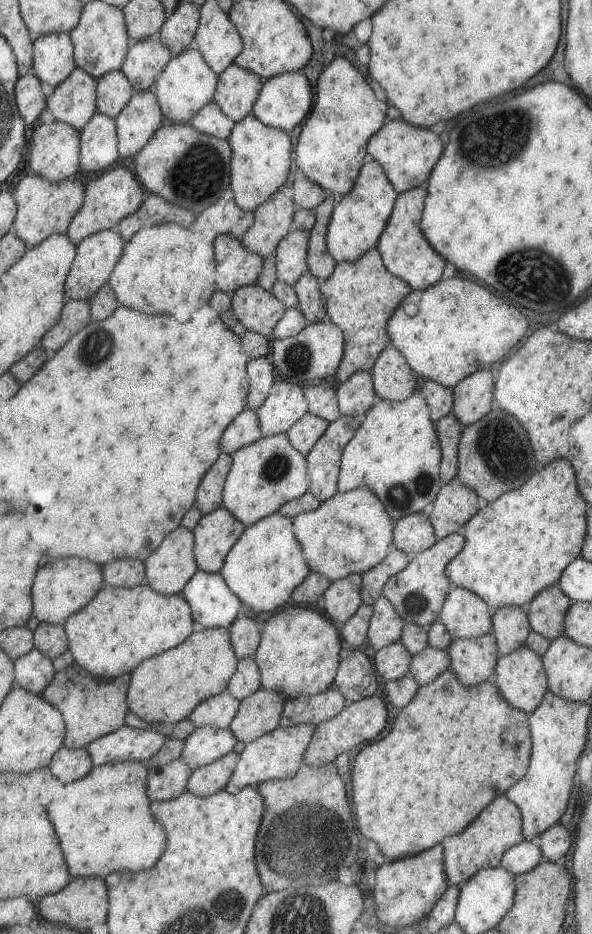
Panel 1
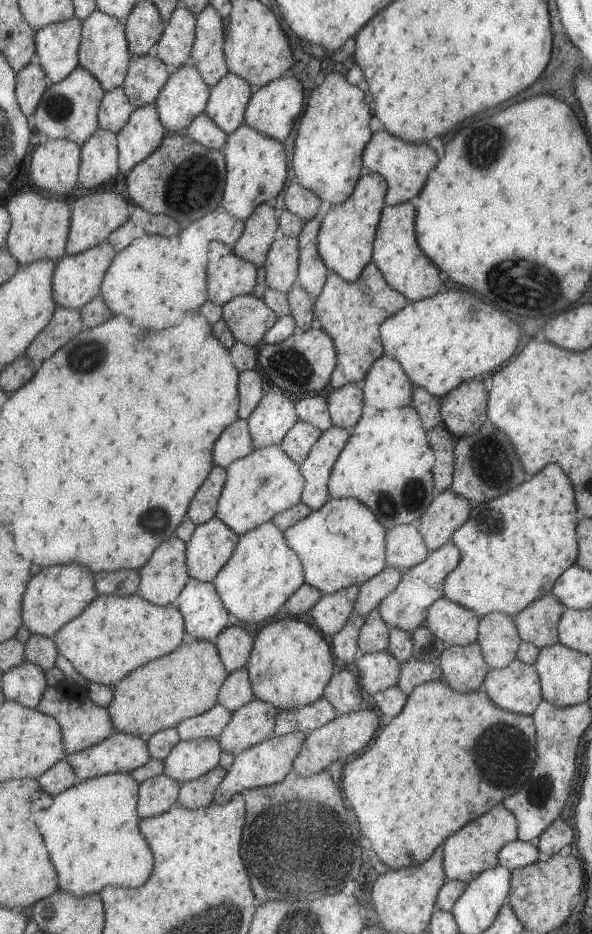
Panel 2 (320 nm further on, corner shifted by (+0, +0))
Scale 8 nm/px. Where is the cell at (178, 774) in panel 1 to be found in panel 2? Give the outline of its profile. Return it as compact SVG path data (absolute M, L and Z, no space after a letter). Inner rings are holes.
M165 775L141 781L138 784L136 813L140 819L148 819L167 813L176 804L180 784Z

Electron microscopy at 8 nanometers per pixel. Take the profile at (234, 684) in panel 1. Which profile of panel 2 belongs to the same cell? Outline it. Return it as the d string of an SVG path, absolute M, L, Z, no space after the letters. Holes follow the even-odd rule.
M245 668L228 673L218 690L217 703L233 712L251 702L254 694Z

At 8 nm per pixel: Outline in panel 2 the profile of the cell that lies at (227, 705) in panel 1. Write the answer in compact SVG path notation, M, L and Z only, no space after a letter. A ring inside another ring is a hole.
M216 703L207 712L182 720L174 729L181 741L198 738L216 739L229 722L231 715L231 711Z

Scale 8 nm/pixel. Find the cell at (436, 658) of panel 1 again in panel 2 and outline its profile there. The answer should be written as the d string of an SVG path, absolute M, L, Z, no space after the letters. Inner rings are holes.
M409 659L400 664L396 685L406 696L418 684L442 680L442 670L437 662Z

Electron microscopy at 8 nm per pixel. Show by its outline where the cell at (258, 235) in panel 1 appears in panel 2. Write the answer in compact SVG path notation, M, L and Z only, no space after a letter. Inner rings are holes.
M270 202L261 203L243 221L241 236L235 241L233 254L262 267L266 262L269 245L273 242L273 233L277 230L278 222L275 219L275 209Z

